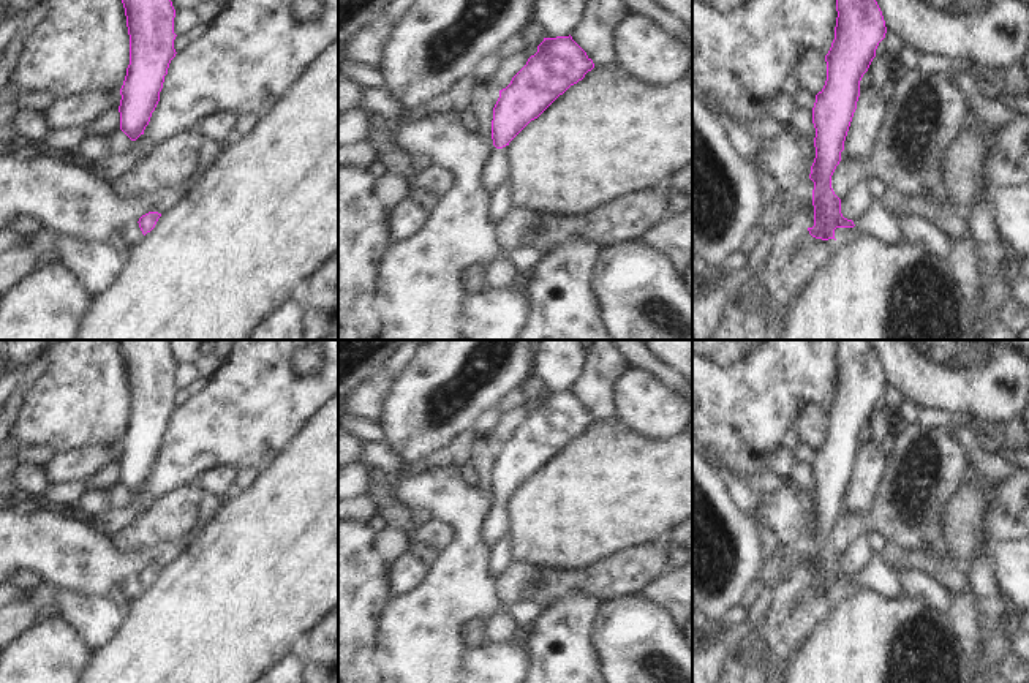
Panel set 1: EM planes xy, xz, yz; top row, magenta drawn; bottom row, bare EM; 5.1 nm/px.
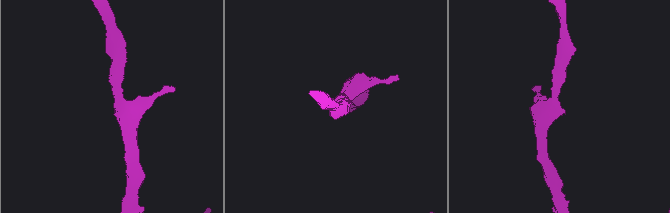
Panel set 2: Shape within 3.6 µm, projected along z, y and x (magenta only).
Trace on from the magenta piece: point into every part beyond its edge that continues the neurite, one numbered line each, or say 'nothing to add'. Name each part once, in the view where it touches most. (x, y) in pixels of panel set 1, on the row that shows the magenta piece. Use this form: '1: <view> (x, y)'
1: xz (497, 169)

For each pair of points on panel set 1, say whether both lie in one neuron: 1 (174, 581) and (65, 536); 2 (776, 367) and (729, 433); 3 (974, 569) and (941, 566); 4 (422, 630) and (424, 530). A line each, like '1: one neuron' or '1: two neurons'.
1: two neurons
2: one neuron
3: two neurons
4: two neurons

